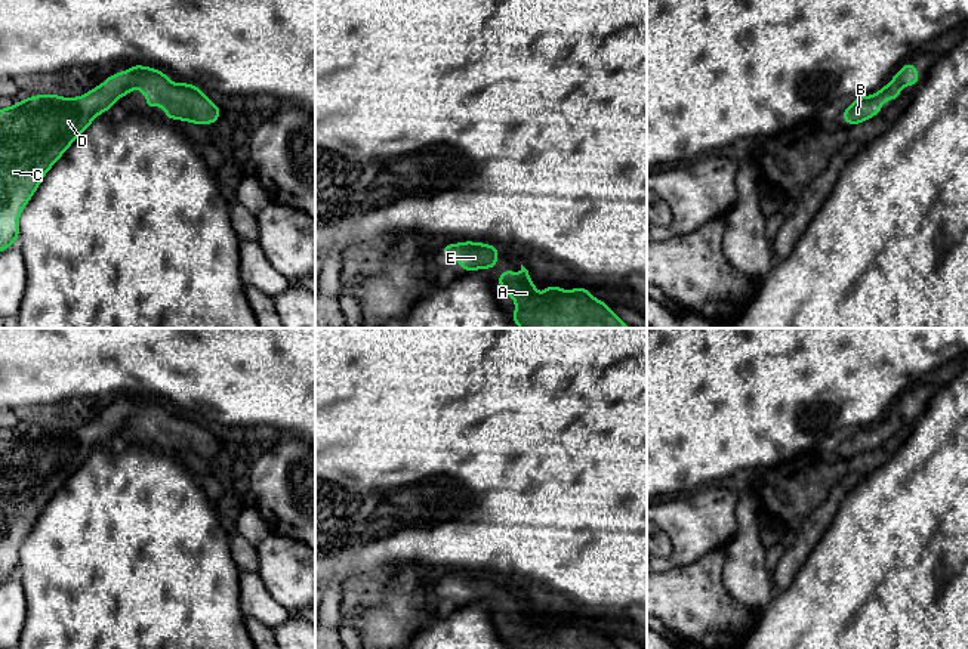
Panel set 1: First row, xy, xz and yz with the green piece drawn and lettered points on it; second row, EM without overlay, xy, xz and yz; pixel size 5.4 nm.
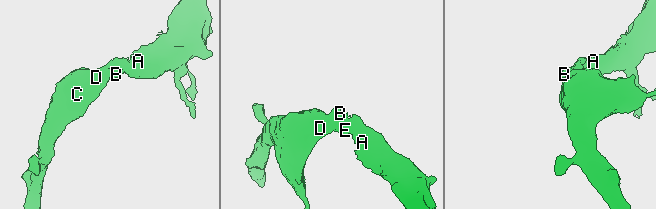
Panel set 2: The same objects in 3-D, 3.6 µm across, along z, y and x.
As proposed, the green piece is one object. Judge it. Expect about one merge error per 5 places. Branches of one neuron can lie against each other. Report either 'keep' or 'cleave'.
keep

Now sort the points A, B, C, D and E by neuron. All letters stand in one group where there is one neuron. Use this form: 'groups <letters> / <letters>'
groups A B C D E

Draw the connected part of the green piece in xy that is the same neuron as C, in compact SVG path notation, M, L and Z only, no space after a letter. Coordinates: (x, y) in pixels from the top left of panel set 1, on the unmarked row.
M130 396L127 402L105 408L101 417L95 417L81 427L68 430L61 426L33 426L9 439L0 439L0 584L18 574L19 547L46 504L101 444L108 444L118 429L127 427L133 420L144 424L148 441L163 436L169 451L181 451L203 458L207 454L216 455L221 448L221 438L213 435L200 418L191 414L170 412L161 401L145 396Z

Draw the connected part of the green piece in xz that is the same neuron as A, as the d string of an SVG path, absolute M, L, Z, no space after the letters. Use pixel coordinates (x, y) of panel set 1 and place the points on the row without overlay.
M522 596L520 605L505 600L497 608L497 615L502 619L502 627L514 628L517 640L511 649L619 649L605 633L595 630L585 618L573 618L567 624L564 618L546 616L543 624L537 625L537 616Z

